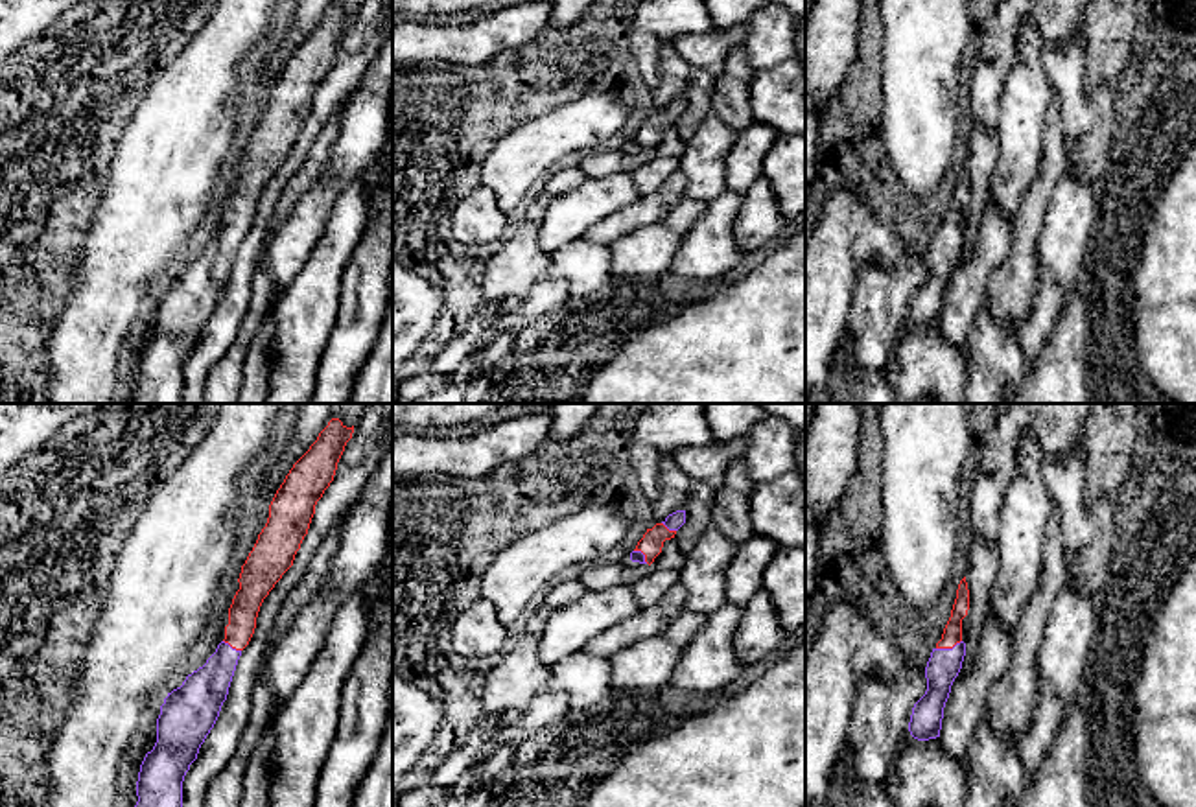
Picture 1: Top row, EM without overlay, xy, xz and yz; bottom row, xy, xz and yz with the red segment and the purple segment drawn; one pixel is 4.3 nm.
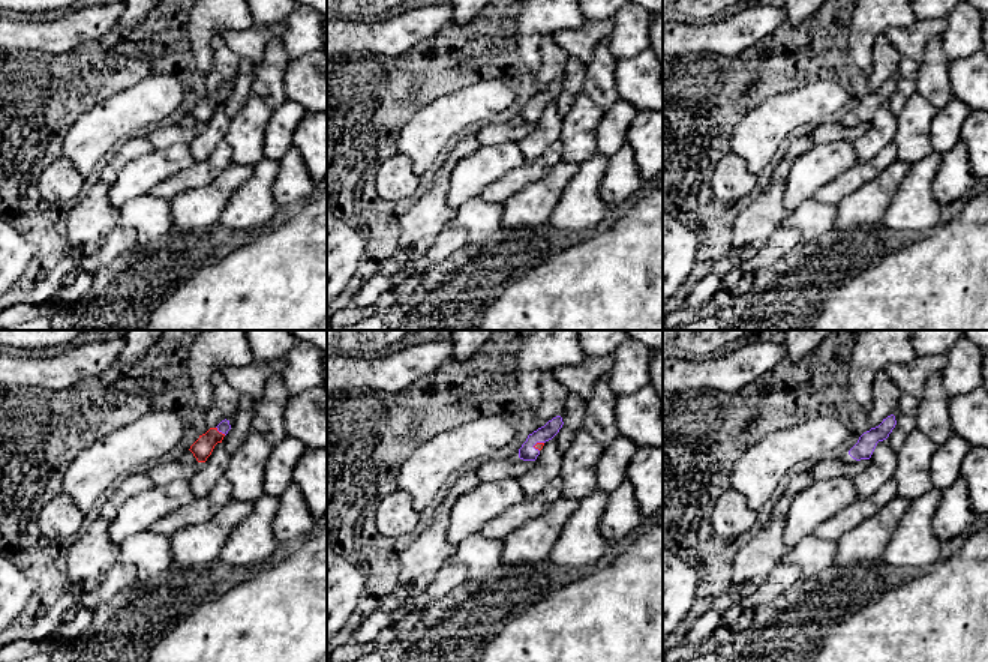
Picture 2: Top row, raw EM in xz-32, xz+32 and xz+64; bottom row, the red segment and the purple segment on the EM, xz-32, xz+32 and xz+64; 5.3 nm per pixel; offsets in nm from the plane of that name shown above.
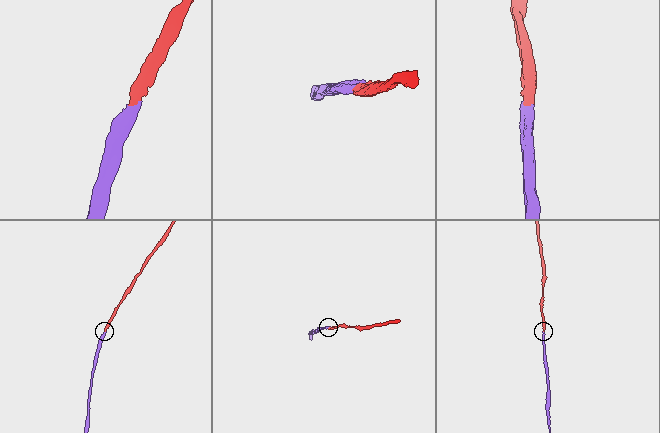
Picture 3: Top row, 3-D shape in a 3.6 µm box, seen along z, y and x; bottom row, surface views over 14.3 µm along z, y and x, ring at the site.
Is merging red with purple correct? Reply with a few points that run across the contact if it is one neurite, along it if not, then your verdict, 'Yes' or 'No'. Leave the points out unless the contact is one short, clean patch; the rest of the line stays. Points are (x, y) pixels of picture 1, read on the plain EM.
Line: yz (951, 222), (948, 234), (944, 251). Yes

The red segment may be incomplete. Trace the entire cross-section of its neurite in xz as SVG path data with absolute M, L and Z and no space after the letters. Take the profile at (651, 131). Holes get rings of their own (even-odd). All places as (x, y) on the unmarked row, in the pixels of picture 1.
M686 98L669 101L662 111L647 116L636 136L630 140L632 149L652 151L662 140L663 129L674 125L676 118L686 111Z

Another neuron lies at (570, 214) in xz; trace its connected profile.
M619 171L604 179L586 177L577 188L560 193L549 205L540 225L540 249L553 254L568 241L584 238L590 227L639 197L630 173Z

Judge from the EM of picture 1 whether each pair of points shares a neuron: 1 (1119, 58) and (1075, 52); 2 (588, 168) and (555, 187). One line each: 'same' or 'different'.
1: different
2: different

